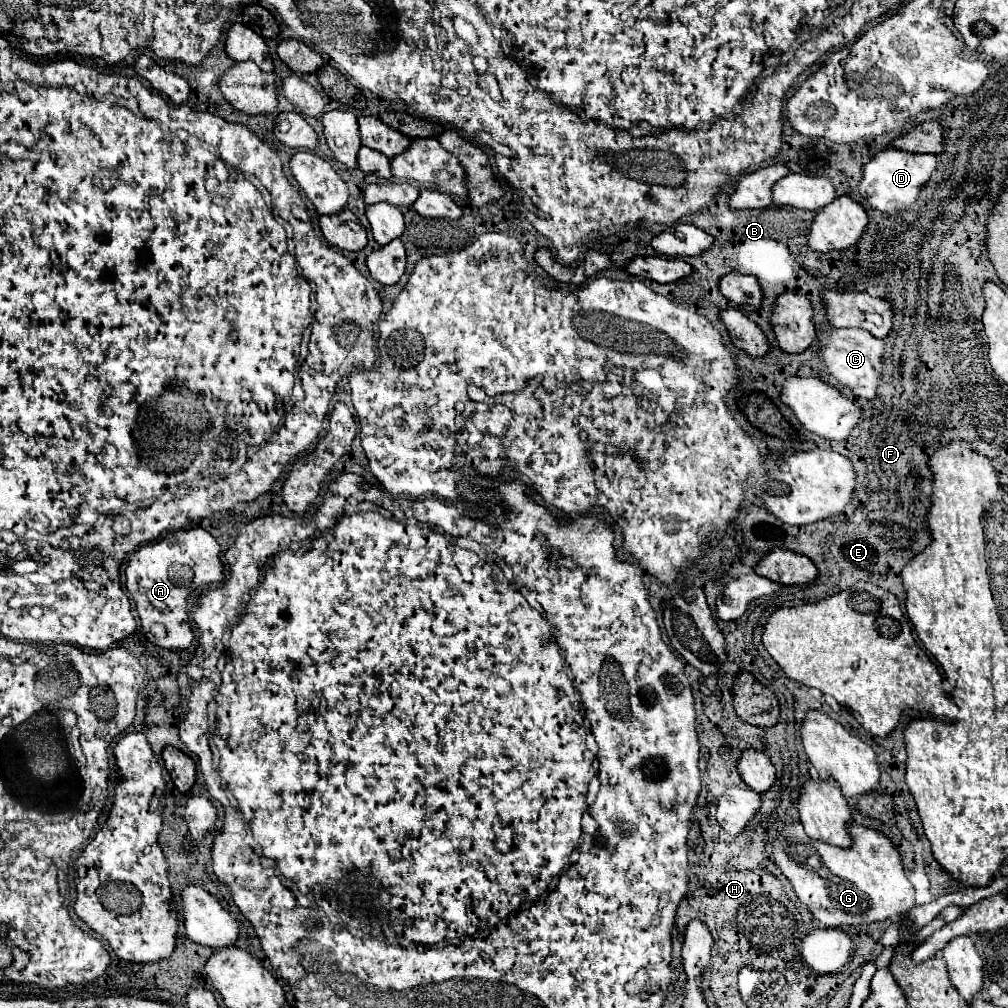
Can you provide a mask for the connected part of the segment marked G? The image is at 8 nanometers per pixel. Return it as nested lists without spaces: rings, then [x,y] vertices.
[[[794,822],[790,826],[784,826],[782,834],[772,842],[774,846],[774,862],[778,868],[784,872],[784,876],[792,882],[796,896],[802,900],[802,904],[808,906],[808,910],[814,914],[816,920],[826,924],[828,928],[838,928],[838,926],[860,926],[860,924],[872,924],[880,920],[896,920],[908,914],[914,906],[914,886],[908,880],[908,874],[902,866],[902,856],[892,844],[892,840],[878,832],[870,830],[858,824],[852,824],[852,838],[856,838],[856,846],[852,850],[840,850],[838,846],[828,846],[824,842],[812,842],[802,824]]]

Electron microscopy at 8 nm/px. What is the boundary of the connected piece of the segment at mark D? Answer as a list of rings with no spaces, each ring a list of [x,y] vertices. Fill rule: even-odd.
[[[886,150],[878,152],[866,166],[864,178],[860,182],[860,194],[868,202],[916,202],[920,190],[932,182],[932,176],[938,172],[940,158],[936,154],[914,154],[906,150]]]

